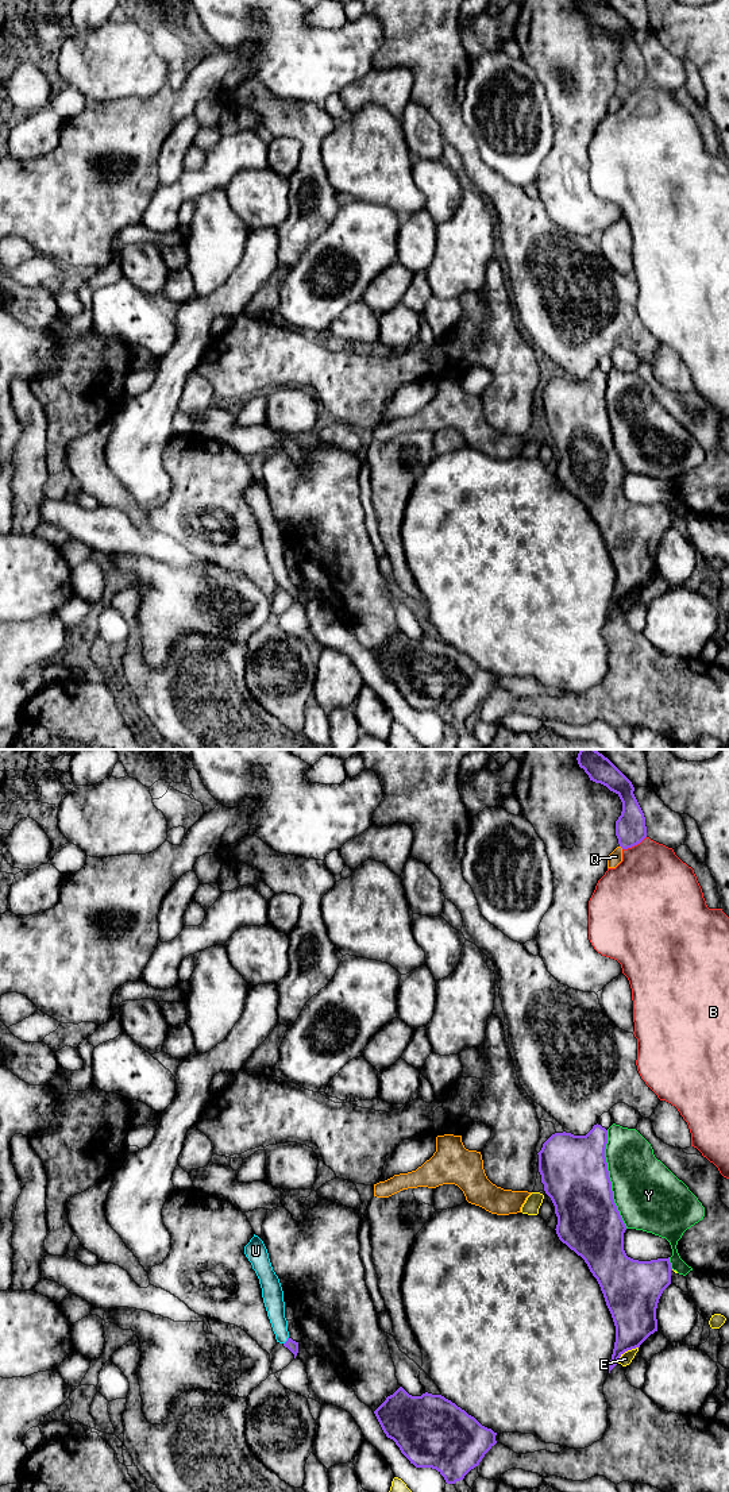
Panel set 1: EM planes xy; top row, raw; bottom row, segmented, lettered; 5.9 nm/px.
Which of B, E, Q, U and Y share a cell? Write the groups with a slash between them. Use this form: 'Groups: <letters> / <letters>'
Groups: B / E / Q / U / Y

